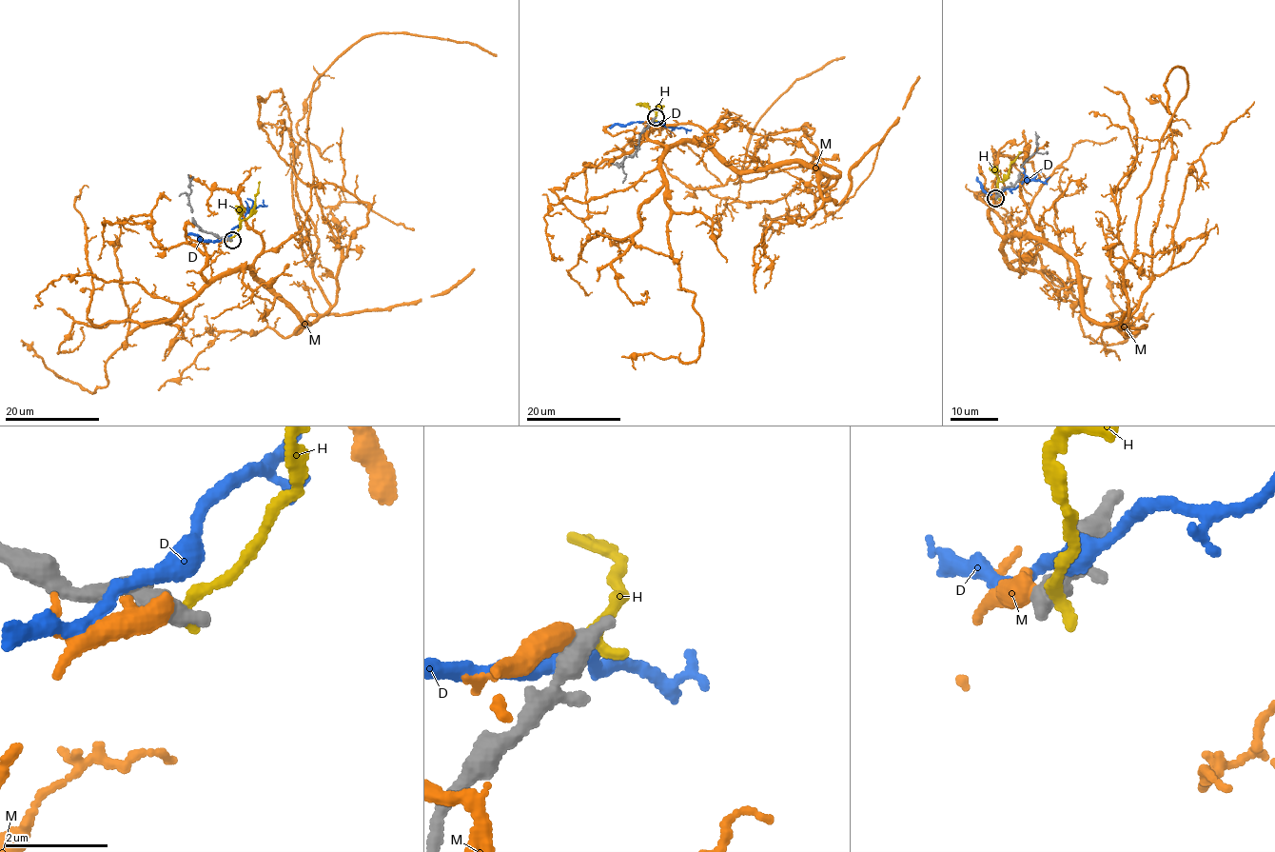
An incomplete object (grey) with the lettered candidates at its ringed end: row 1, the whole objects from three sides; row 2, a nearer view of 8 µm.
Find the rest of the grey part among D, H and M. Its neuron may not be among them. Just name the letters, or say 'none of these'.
none of these

